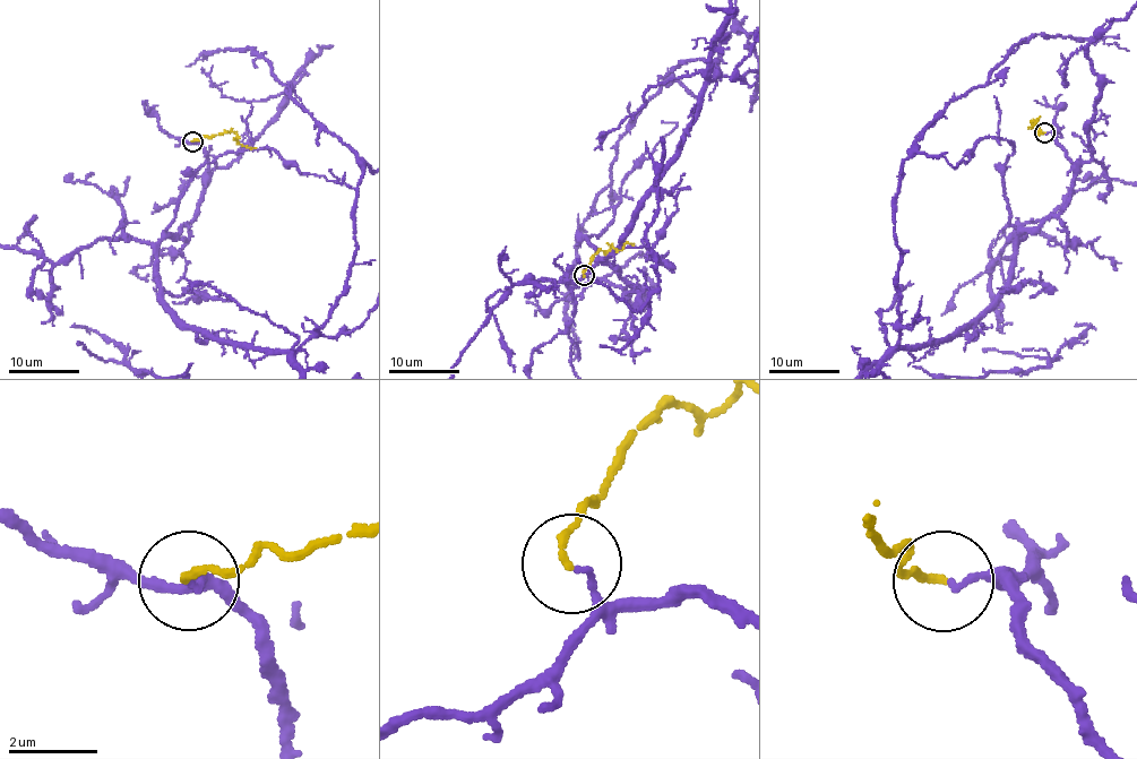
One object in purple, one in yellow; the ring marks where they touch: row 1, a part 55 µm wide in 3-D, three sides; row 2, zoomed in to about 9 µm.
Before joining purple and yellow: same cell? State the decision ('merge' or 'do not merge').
merge

